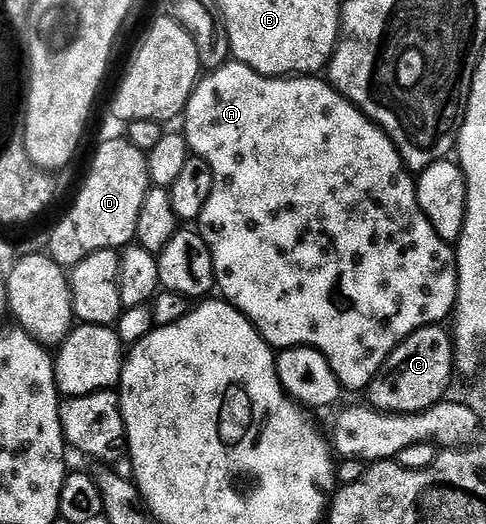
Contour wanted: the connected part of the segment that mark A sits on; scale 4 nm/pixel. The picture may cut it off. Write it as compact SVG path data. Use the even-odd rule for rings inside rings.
M230 60L226 62L224 66L216 67L212 72L206 73L204 77L198 81L197 87L194 88L193 94L189 97L189 105L185 107L183 115L185 127L183 127L183 133L185 135L185 141L189 143L190 151L192 151L196 157L205 158L207 164L211 164L213 187L211 188L211 196L207 196L207 204L203 208L199 219L199 233L203 236L203 240L211 252L211 260L215 264L215 286L219 294L221 290L220 297L228 302L229 305L234 306L235 309L240 310L243 317L248 318L252 326L258 330L262 338L264 338L270 346L276 348L278 351L290 350L292 346L312 346L314 350L325 355L325 359L331 364L335 376L340 380L342 387L344 387L346 391L364 391L372 384L373 377L381 371L381 365L387 360L387 356L391 356L391 352L404 338L411 336L415 331L424 326L435 326L444 323L446 319L452 315L453 307L457 304L457 255L454 247L450 245L450 243L444 242L435 232L435 228L431 228L427 216L419 208L417 183L414 175L407 169L400 152L397 151L396 144L386 136L384 130L382 130L372 118L368 118L362 110L358 110L357 107L354 106L348 98L342 96L333 85L325 80L320 82L319 79L320 77L317 76L282 76L280 78L268 78L265 74L255 72L251 67L243 65L242 62Z

